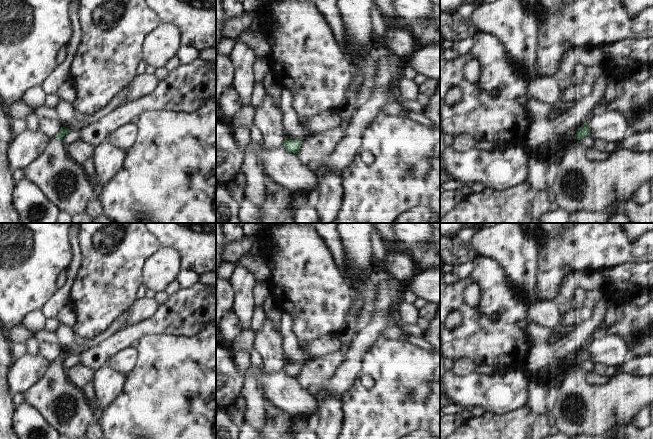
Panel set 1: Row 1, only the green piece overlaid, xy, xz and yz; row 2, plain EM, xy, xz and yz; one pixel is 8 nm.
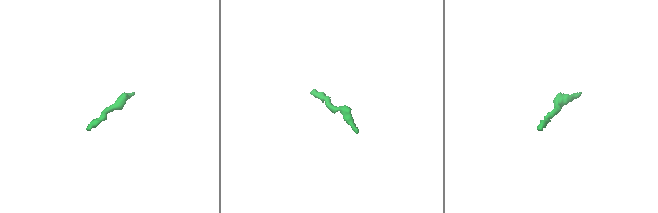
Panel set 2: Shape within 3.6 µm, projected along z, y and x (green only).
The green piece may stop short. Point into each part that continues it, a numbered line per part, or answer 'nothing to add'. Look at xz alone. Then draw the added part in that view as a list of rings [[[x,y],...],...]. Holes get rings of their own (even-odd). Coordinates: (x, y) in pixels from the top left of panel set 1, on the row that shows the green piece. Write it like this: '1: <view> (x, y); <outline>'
nothing to add

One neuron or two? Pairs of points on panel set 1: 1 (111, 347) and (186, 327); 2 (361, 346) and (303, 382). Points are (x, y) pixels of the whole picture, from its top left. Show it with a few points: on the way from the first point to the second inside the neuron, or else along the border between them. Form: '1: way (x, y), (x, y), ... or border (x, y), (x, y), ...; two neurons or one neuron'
1: way (130, 334), (148, 326), (167, 326); one neuron
2: border (345, 354), (345, 360), (332, 376); two neurons

